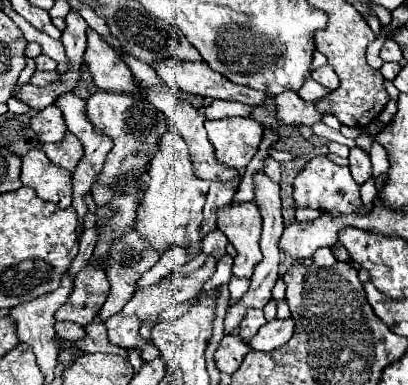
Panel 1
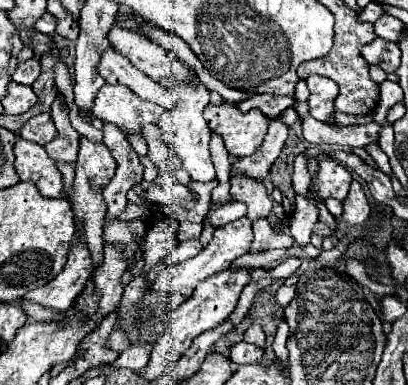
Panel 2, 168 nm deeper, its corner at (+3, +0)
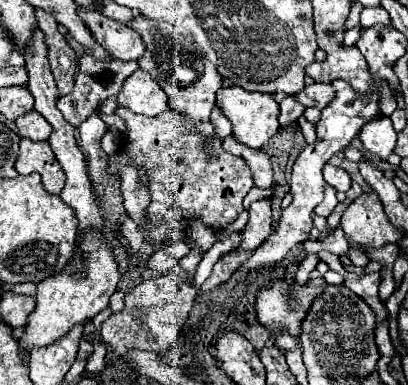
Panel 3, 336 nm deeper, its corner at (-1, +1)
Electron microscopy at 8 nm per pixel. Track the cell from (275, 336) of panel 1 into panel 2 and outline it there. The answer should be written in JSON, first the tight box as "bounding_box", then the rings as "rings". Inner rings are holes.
{"bounding_box":[230,342,264,364],"rings":[[[238,342],[230,348],[230,360],[236,364],[252,364],[262,360],[262,356],[264,356],[264,348],[252,346],[248,342]]]}

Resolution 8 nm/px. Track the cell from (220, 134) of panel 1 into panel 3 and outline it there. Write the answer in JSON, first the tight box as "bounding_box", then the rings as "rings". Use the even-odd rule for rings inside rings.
{"bounding_box":[216,87,280,149],"rings":[[[222,87],[216,93],[216,103],[224,111],[224,115],[230,119],[232,129],[234,129],[234,137],[248,147],[260,149],[270,141],[270,137],[274,137],[280,131],[280,123],[278,123],[280,107],[278,107],[272,93],[246,91],[242,87]]]}

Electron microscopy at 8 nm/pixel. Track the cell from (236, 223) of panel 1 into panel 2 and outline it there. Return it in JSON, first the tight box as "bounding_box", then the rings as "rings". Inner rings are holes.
{"bounding_box":[230,176,272,222],"rings":[[[236,176],[236,178],[230,180],[230,184],[232,184],[232,188],[230,188],[232,200],[246,204],[248,218],[252,222],[256,222],[260,218],[266,218],[270,214],[272,200],[270,200],[270,196],[268,196],[268,192],[266,192],[262,182]]]}

